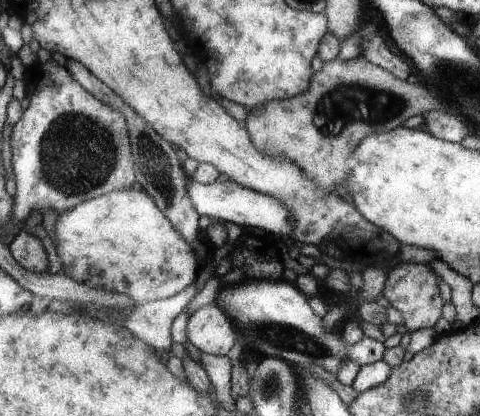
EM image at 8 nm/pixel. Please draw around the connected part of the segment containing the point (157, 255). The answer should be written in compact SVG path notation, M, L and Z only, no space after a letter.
M112 191L59 215L54 246L64 274L91 287L126 293L138 305L167 299L198 276L193 246L146 191Z

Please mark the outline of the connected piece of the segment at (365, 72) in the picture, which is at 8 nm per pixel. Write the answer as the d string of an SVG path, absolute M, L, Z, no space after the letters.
M357 56L355 58L350 58L350 60L343 62L338 57L336 57L332 62L327 62L323 66L323 69L320 73L314 73L313 79L310 81L310 86L308 90L305 90L302 94L293 96L289 99L282 100L271 100L270 102L262 105L261 107L256 107L253 111L250 111L247 114L246 125L248 129L249 136L252 138L253 143L256 145L258 150L261 150L262 153L278 154L284 153L290 161L296 162L306 174L309 174L310 178L313 178L322 189L329 189L330 191L336 190L336 186L346 187L346 182L349 179L349 172L353 166L353 152L356 150L356 147L362 142L362 139L366 135L371 135L374 133L387 133L396 127L400 127L402 122L408 120L411 116L423 115L425 112L431 110L449 110L442 102L441 99L437 98L437 95L432 94L431 90L426 87L423 87L419 83L408 83L408 81L400 80L398 77L395 77L393 73L388 72L386 69L380 68L378 65L367 61L364 56Z

